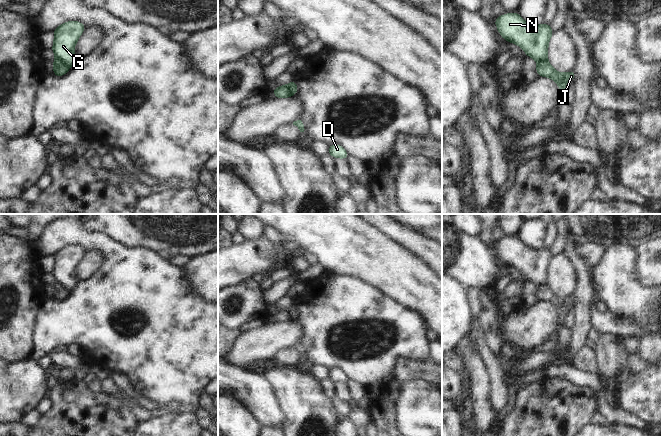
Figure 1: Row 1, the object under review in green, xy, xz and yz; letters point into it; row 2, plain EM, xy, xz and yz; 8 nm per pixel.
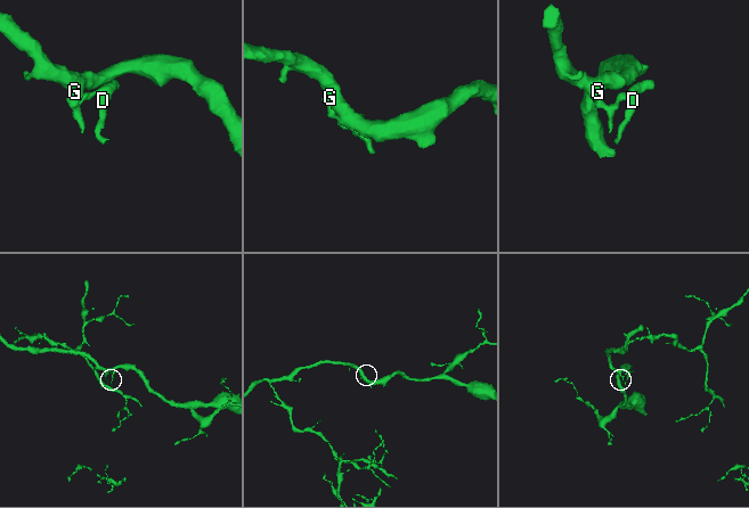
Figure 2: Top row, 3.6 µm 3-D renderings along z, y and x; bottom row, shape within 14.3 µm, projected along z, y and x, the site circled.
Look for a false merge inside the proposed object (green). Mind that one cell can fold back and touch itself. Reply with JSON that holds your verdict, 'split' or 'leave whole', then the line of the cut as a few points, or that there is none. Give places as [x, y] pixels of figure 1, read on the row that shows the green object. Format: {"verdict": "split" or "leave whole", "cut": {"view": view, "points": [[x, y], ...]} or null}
{"verdict": "split", "cut": {"view": "xy", "points": [[57, 58], [69, 67]]}}

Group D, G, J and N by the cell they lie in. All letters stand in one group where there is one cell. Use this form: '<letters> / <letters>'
D J / G N

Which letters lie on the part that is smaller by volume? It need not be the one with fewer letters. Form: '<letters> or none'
D, J

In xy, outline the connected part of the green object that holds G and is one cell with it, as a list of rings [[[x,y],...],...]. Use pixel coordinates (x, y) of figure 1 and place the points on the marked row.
[[[67,21],[53,30],[54,43],[51,49],[57,59],[69,68],[76,60],[74,47],[85,28],[79,21]]]

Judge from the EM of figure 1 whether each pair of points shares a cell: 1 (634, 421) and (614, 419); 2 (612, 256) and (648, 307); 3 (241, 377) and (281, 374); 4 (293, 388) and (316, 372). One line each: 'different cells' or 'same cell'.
1: same cell
2: same cell
3: different cells
4: different cells

